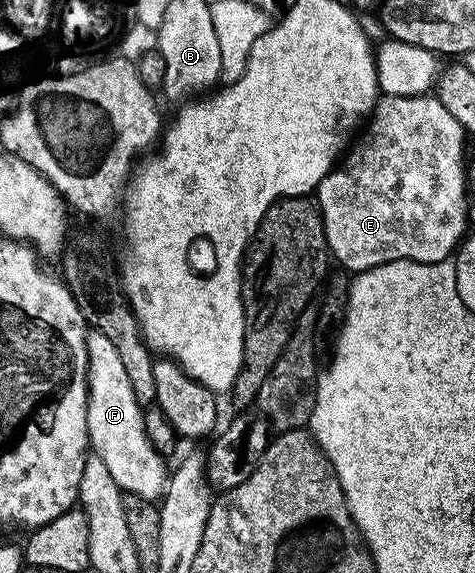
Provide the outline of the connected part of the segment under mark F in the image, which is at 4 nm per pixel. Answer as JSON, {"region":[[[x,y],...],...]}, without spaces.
{"region":[[[90,333],[89,344],[89,444],[92,453],[115,476],[115,484],[129,496],[150,504],[164,499],[167,491],[165,462],[157,455],[145,431],[143,407],[135,400],[131,380],[111,340],[102,334]]]}

